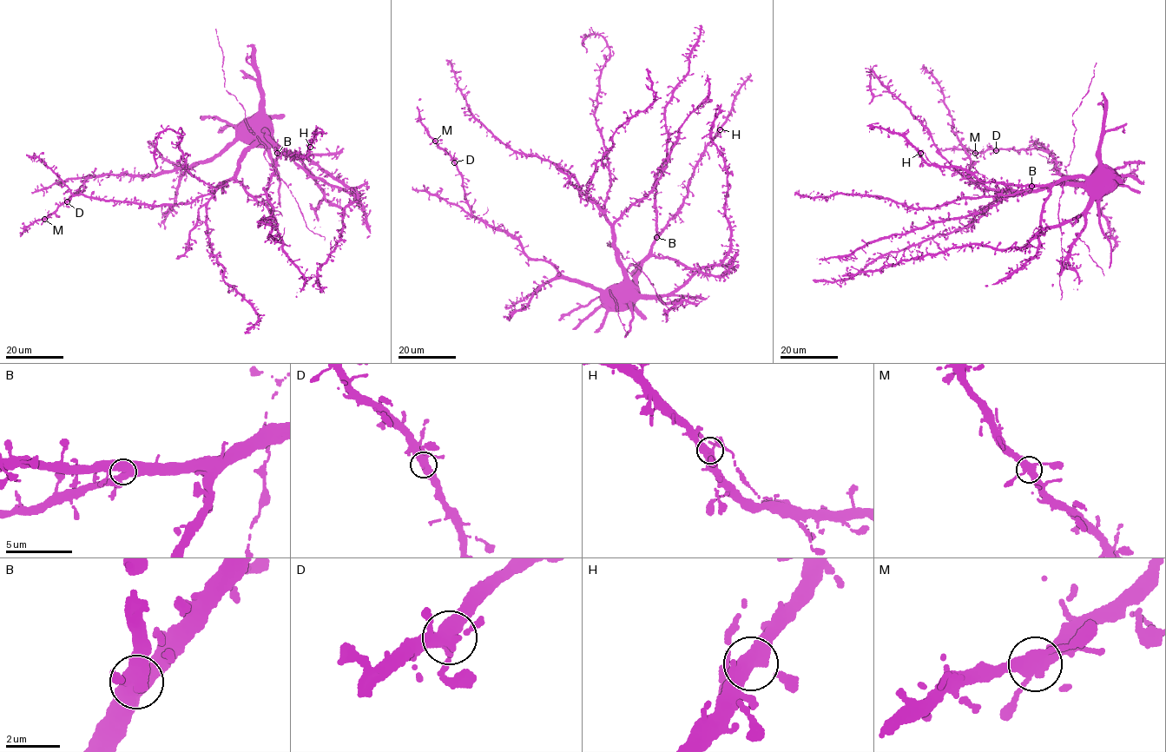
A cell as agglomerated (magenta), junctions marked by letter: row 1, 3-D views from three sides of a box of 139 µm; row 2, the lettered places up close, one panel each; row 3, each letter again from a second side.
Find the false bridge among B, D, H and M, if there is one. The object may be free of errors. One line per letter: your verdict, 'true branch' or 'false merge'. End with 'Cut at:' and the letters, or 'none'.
B: true branch
D: true branch
H: true branch
M: true branch
Cut at: none

